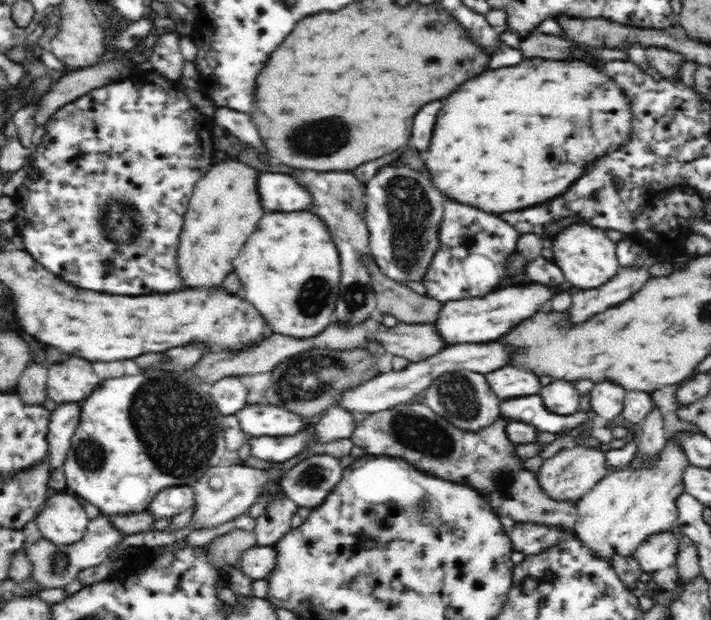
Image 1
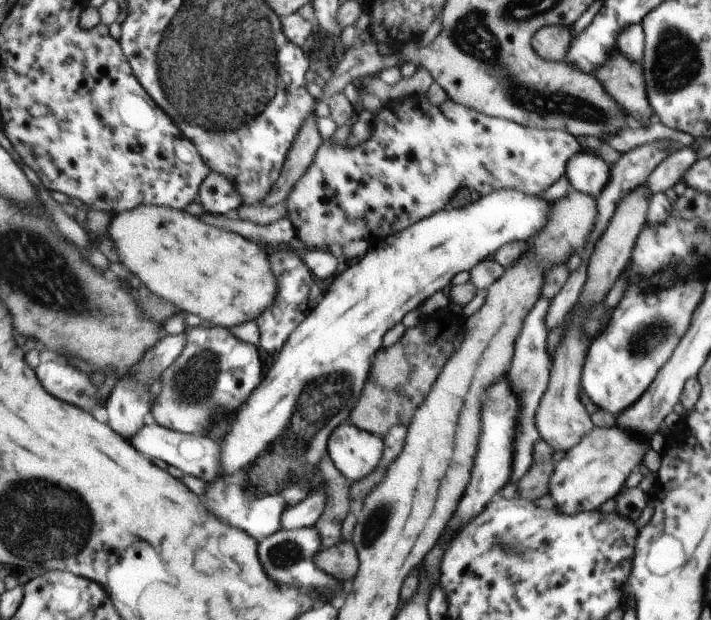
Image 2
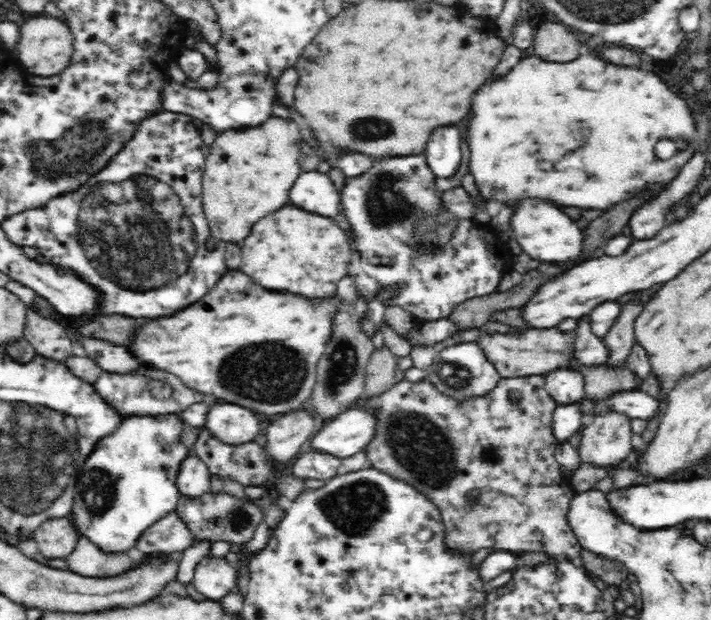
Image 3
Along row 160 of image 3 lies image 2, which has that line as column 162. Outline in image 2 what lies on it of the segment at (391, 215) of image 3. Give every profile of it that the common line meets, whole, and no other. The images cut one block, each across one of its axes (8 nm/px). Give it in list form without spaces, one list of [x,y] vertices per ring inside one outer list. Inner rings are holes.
[[[219,325],[188,327],[185,332],[187,344],[181,356],[161,375],[161,390],[153,403],[153,416],[155,422],[161,426],[179,431],[182,433],[207,435],[207,430],[211,431],[215,422],[213,414],[221,410],[239,410],[251,393],[263,382],[263,362],[261,354],[257,349],[258,345],[253,345],[239,338],[235,338],[229,330]]]

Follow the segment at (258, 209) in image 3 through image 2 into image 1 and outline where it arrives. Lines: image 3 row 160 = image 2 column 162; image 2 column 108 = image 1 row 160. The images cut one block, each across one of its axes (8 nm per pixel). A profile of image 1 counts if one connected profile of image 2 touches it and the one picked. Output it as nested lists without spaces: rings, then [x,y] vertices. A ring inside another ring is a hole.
[[[228,157],[211,169],[194,185],[186,209],[175,256],[182,286],[186,289],[216,289],[234,270],[234,258],[240,254],[248,236],[256,230],[262,216],[256,190],[256,172]]]

